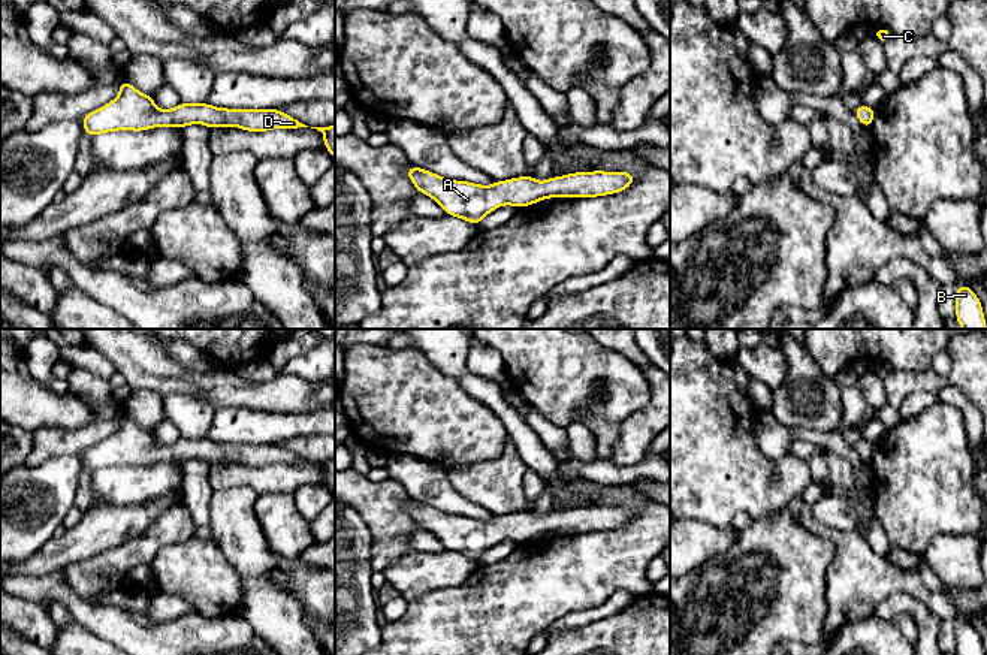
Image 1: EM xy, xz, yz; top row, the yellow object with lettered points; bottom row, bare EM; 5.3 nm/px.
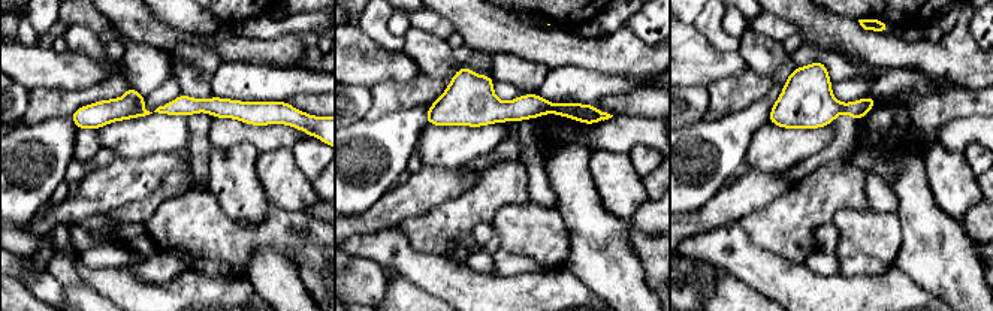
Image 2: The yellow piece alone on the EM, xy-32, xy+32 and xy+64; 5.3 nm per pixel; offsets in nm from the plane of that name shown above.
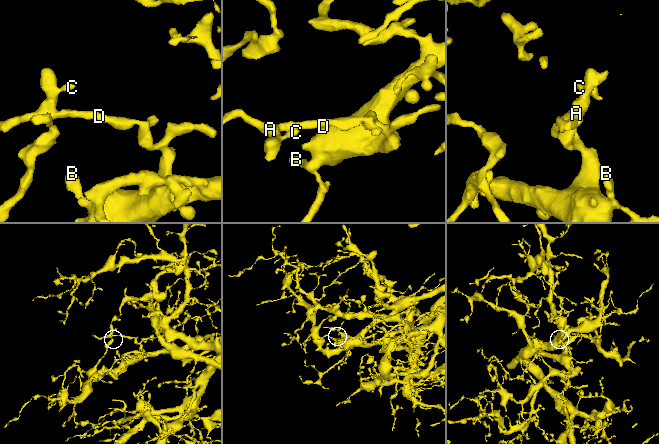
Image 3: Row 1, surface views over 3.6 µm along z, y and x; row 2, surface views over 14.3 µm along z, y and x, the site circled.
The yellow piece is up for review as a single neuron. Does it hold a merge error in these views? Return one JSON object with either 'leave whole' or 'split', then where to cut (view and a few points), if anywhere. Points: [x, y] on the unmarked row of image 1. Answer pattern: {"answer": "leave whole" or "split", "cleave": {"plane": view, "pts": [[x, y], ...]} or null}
{"answer": "leave whole", "cleave": null}

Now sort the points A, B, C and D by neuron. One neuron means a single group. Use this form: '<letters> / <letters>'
A B C D

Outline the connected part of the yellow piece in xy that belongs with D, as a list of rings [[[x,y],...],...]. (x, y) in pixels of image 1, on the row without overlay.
[[[121,414],[120,429],[102,443],[79,453],[85,470],[99,471],[108,467],[144,467],[154,462],[181,462],[203,459],[215,462],[239,462],[245,467],[308,462],[280,444],[226,444],[209,438],[181,437],[173,444],[159,444],[154,431],[138,426]]]

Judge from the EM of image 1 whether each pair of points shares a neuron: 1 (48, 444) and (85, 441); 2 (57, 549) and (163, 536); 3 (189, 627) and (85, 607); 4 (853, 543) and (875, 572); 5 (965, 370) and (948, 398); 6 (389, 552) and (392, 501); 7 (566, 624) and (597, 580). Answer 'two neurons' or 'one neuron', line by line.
1: one neuron
2: two neurons
3: one neuron
4: one neuron
5: two neurons
6: one neuron
7: two neurons

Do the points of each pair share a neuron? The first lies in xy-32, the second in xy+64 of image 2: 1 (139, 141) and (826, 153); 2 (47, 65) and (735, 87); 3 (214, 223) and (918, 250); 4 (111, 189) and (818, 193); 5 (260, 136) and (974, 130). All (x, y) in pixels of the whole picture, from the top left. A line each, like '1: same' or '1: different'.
1: different
2: different
3: different
4: different
5: same

